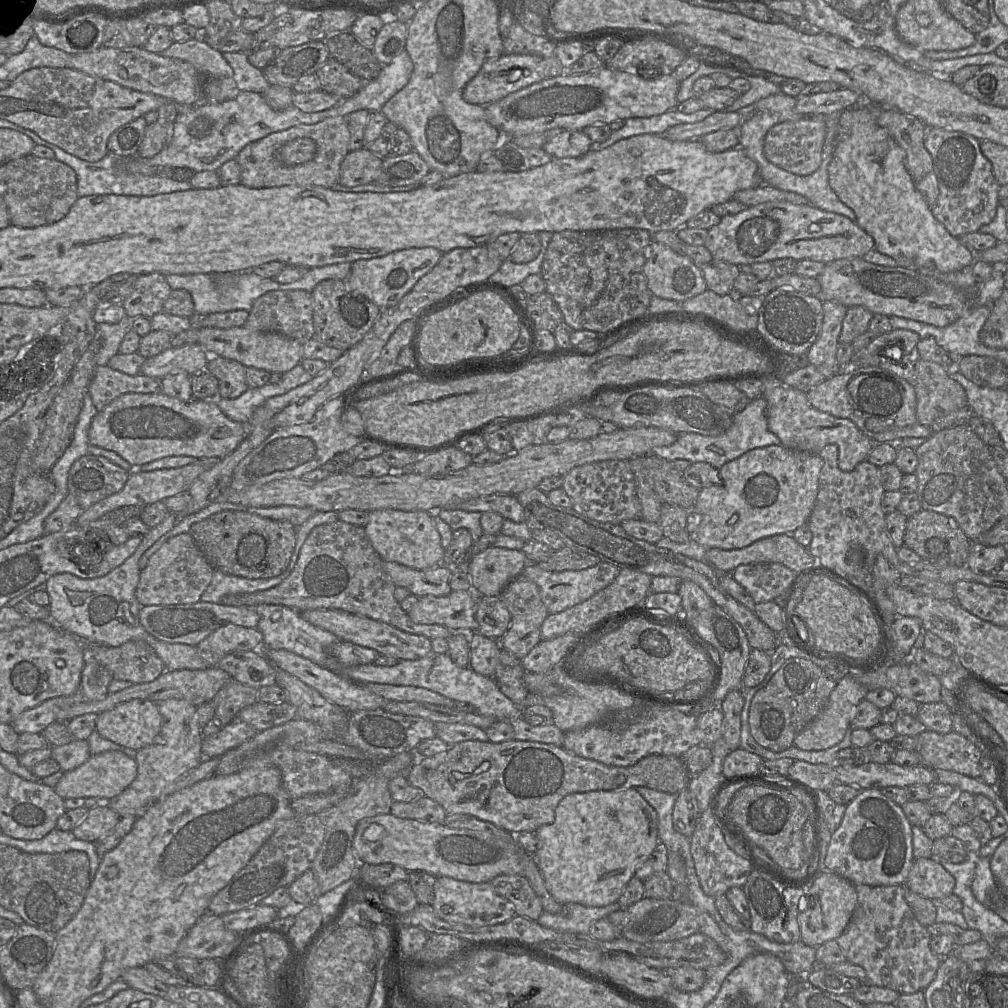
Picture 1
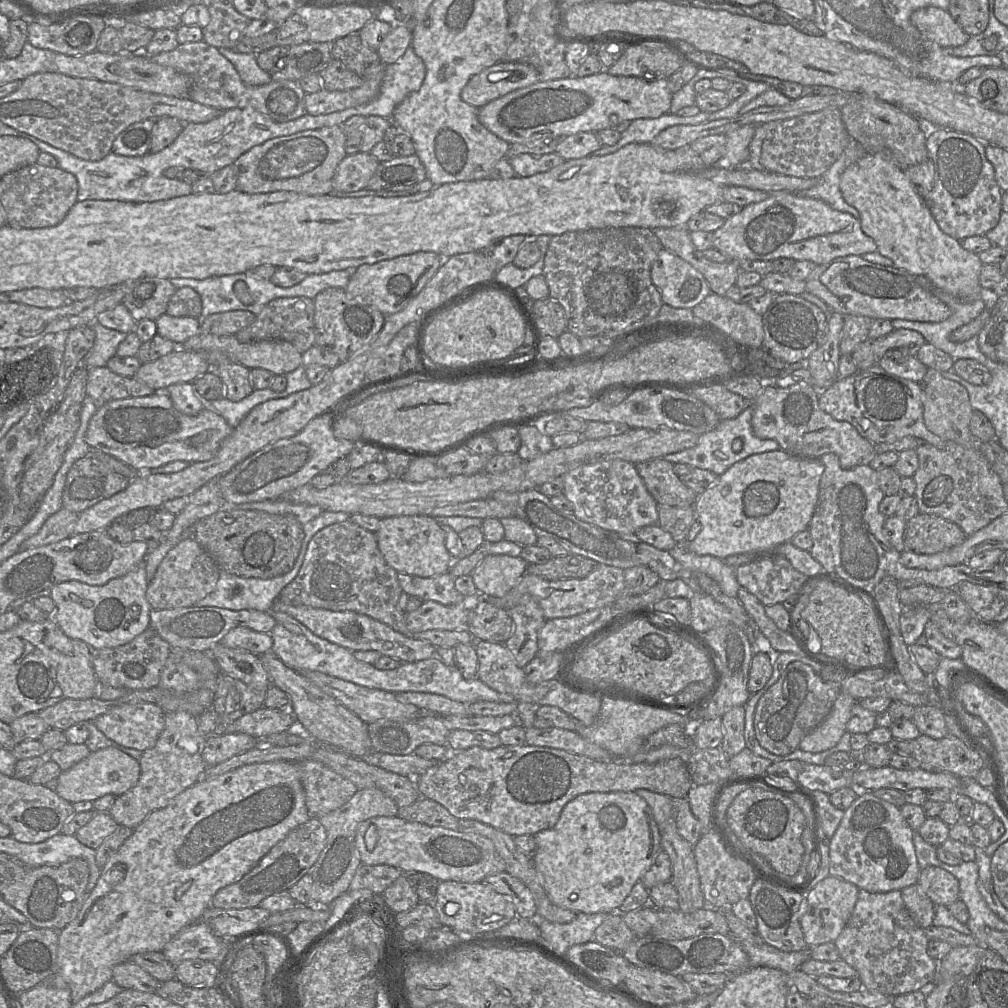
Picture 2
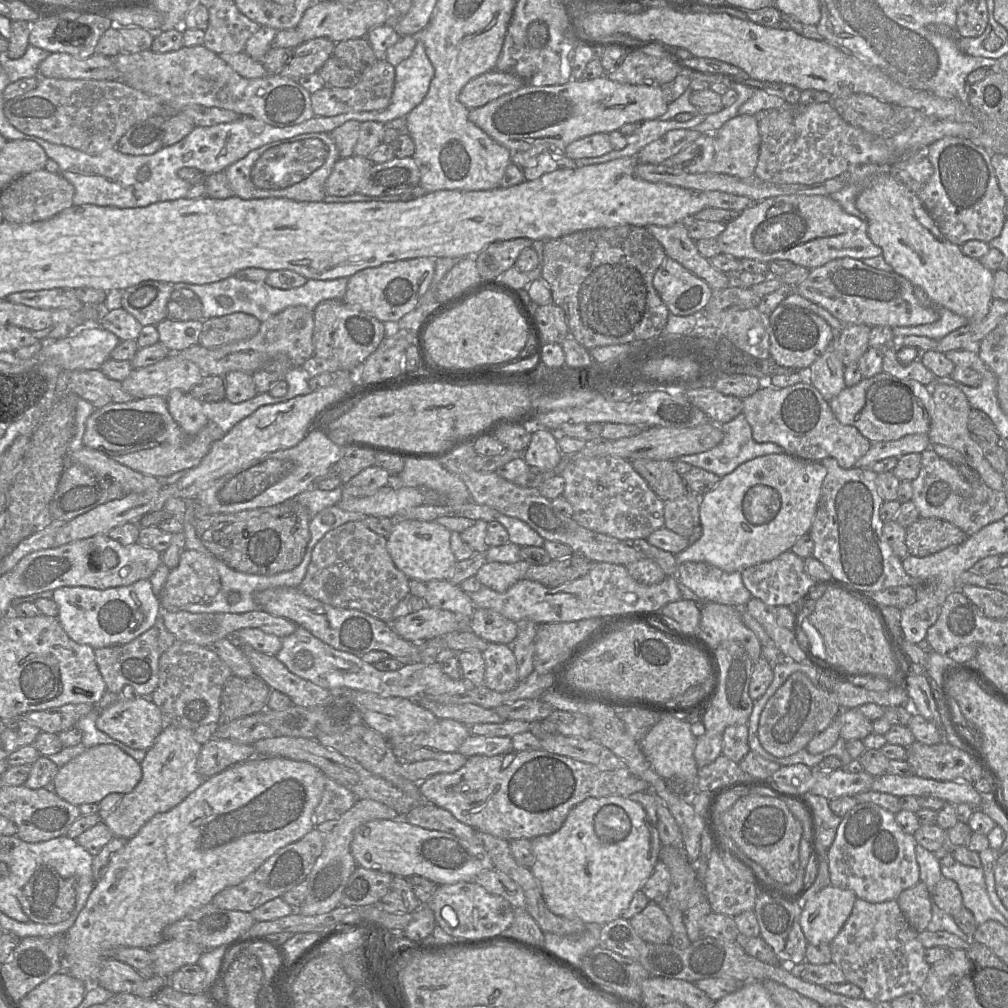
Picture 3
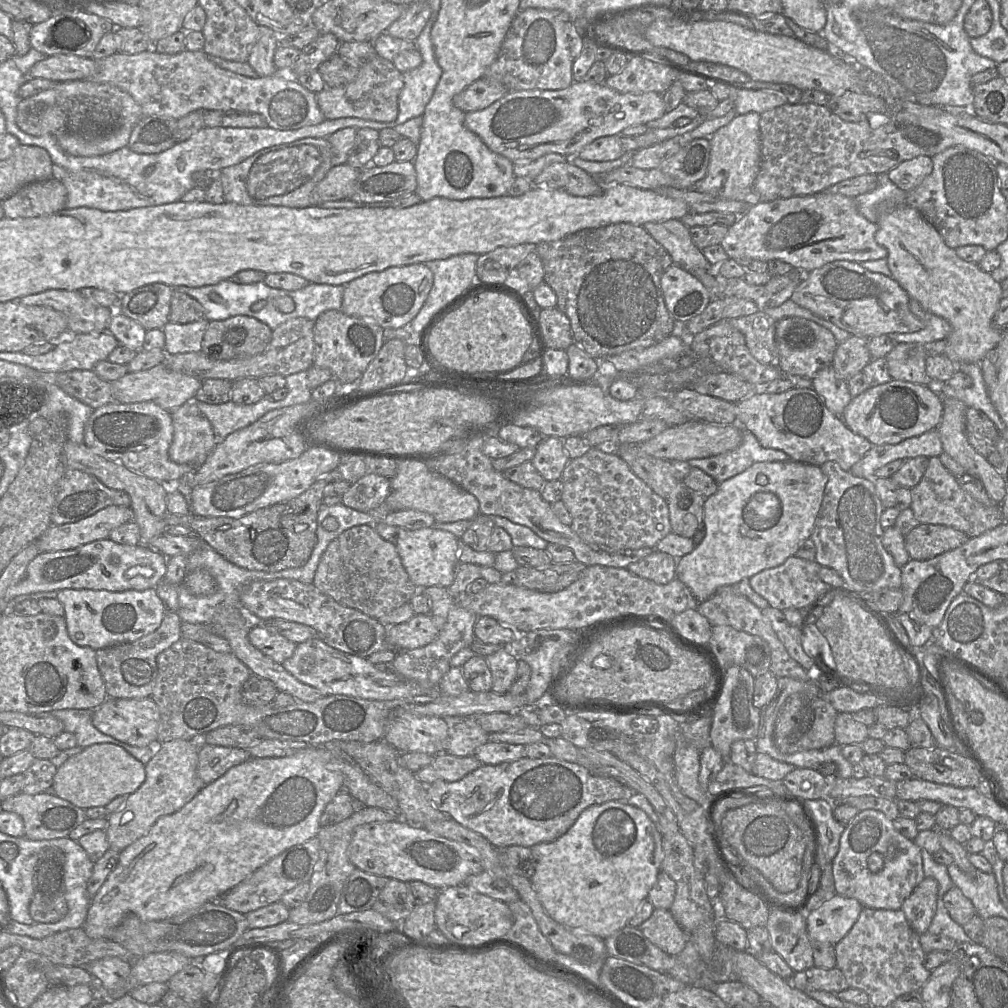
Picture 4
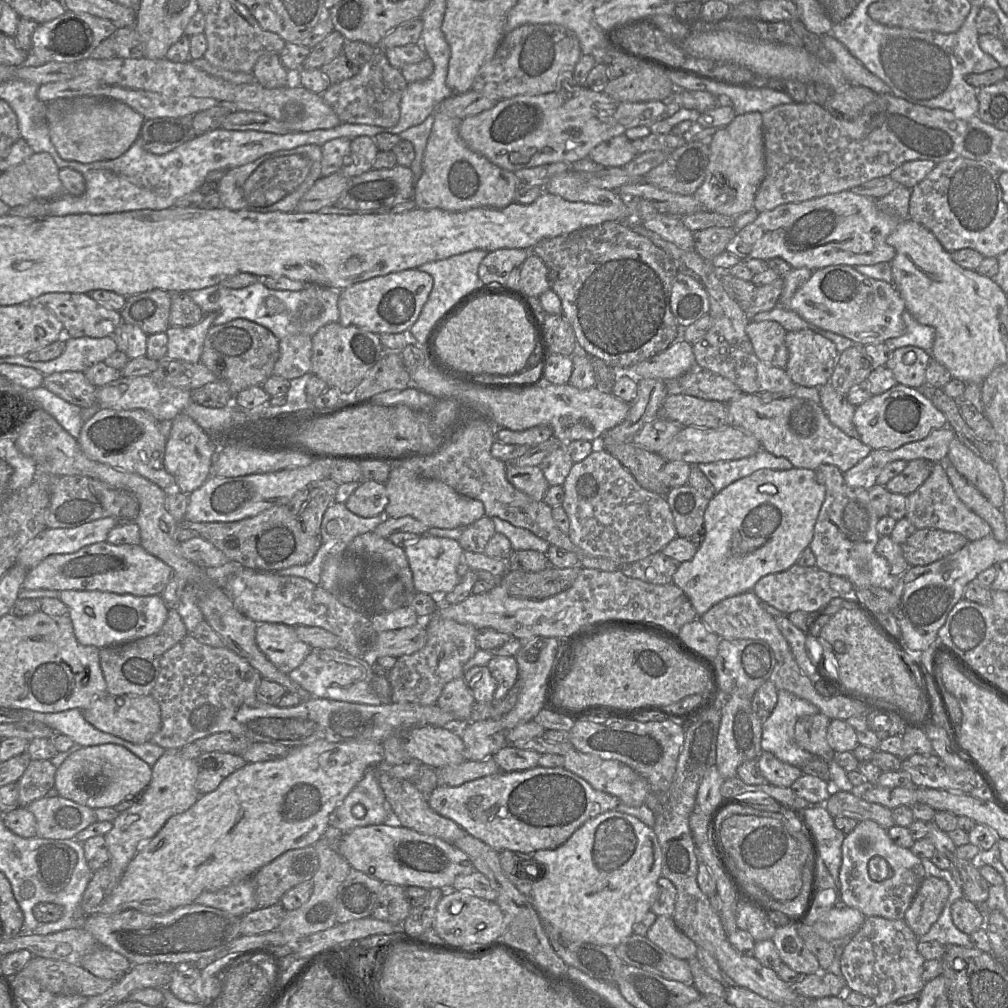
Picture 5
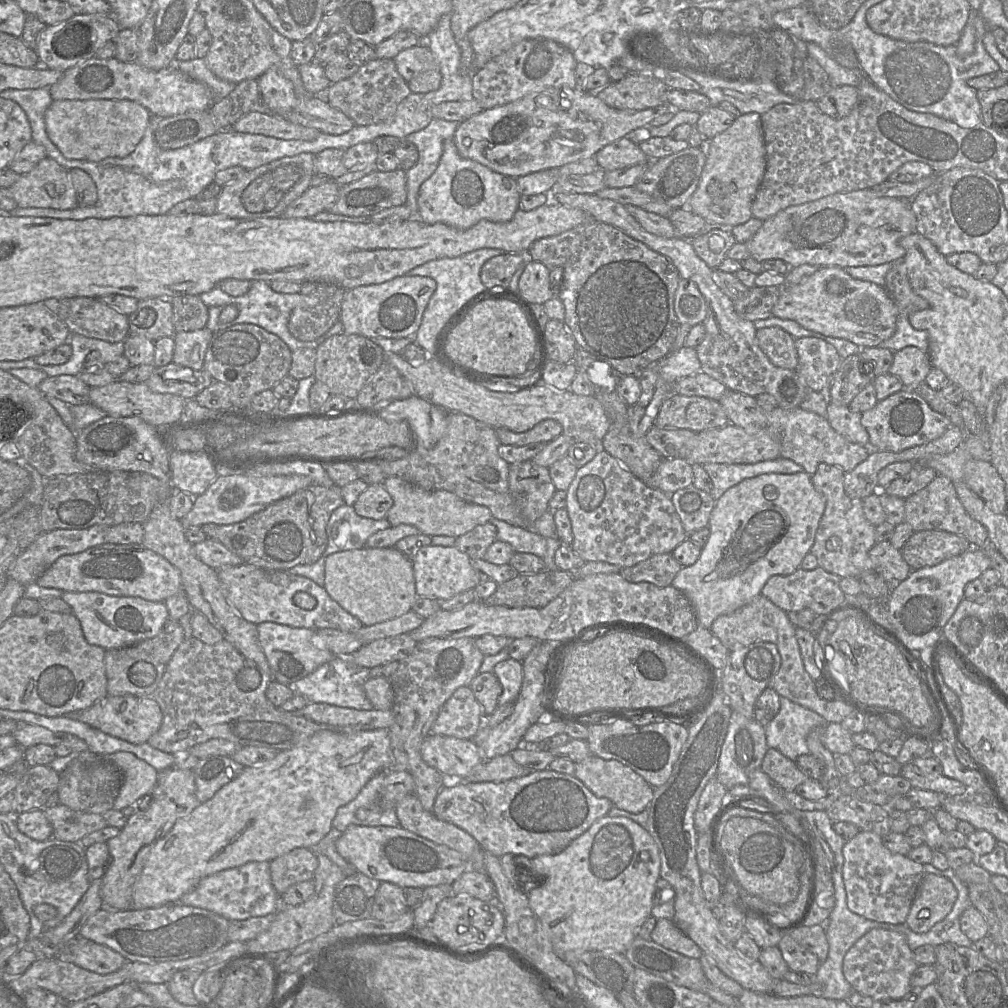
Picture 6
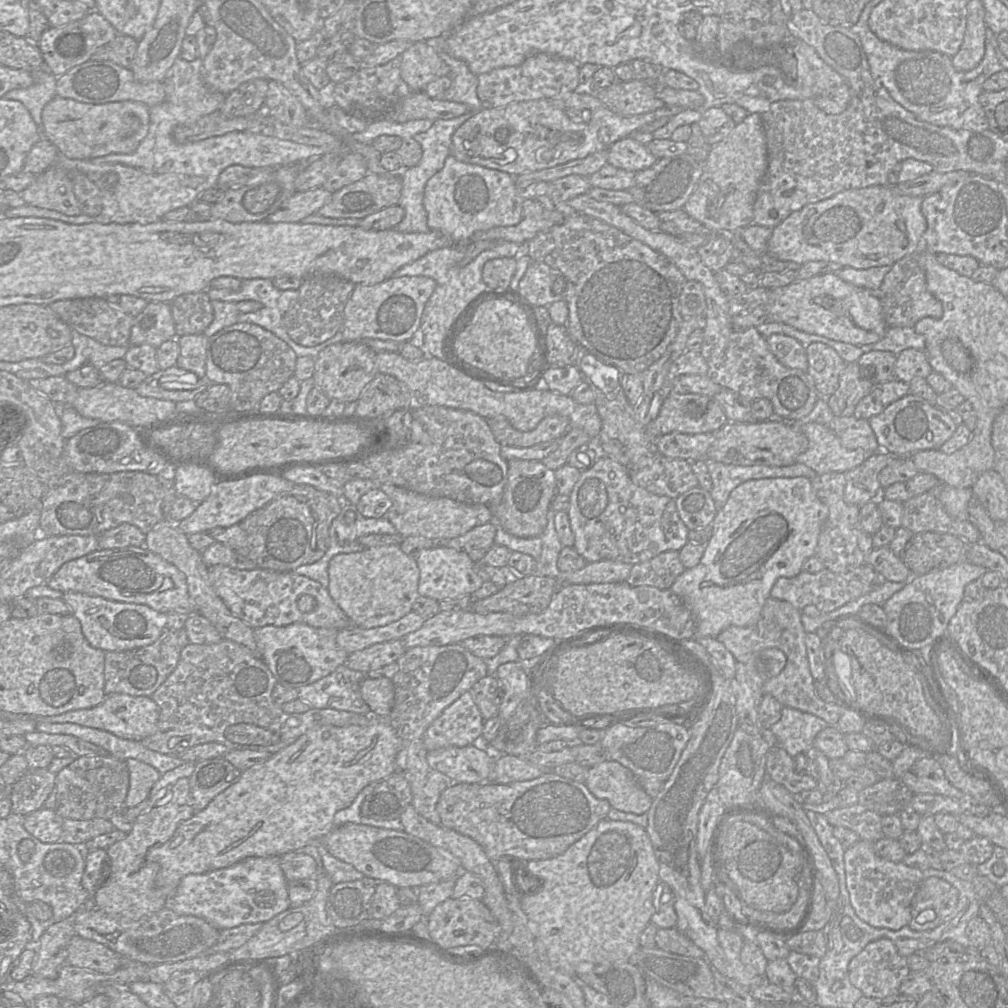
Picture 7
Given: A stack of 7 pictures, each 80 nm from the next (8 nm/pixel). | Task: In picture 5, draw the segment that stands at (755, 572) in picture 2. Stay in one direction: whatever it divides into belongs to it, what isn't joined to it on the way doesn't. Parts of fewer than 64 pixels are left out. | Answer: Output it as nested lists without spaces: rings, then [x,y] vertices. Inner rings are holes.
[[[798,563],[791,566],[789,569],[768,574],[755,584],[753,592],[758,598],[779,610],[783,615],[789,615],[795,611],[804,611],[807,614],[821,611],[825,612],[827,607],[838,597],[830,587],[831,574],[819,569],[816,565],[811,567],[804,567]]]

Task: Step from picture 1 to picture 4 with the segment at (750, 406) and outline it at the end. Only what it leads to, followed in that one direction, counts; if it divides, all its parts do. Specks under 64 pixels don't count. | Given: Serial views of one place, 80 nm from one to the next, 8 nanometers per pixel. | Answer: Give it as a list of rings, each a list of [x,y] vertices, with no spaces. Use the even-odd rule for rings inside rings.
[[[741,428],[742,442],[734,450],[708,458],[687,461],[691,467],[699,468],[710,475],[717,484],[745,471],[757,462],[788,461],[783,451],[762,447],[749,430]]]

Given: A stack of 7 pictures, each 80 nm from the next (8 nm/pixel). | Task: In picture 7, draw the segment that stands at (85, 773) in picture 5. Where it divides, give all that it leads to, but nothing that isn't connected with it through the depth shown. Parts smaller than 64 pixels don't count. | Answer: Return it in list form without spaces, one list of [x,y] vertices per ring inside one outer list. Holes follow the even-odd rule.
[[[126,759],[129,770],[129,788],[124,801],[125,808],[137,806],[145,800],[162,774],[154,767],[136,759]]]

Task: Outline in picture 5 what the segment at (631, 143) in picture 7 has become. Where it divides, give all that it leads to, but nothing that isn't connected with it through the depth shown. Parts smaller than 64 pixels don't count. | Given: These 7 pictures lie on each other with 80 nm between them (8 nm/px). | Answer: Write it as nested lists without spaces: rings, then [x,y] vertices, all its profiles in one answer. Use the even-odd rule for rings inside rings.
[[[623,134],[603,141],[588,154],[590,160],[605,168],[625,167],[636,157],[631,141]]]

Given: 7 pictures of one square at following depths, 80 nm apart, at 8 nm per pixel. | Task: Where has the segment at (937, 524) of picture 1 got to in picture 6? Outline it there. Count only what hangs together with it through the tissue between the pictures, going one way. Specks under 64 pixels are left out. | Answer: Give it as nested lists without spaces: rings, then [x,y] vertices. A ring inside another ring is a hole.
[[[939,530],[914,532],[900,550],[912,570],[932,567],[972,548],[964,537]]]

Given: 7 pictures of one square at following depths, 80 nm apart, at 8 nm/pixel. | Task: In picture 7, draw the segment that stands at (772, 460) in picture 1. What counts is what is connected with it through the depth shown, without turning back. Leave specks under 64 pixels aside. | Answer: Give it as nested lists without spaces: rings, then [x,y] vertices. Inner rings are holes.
[[[804,476],[748,480],[737,486],[730,493],[724,506],[719,509],[715,515],[712,522],[712,537],[706,545],[700,562],[693,568],[685,569],[684,572],[675,579],[670,588],[690,608],[696,622],[696,637],[717,638],[723,630],[730,626],[748,626],[755,624],[760,618],[765,601],[771,597],[770,592],[775,582],[781,577],[791,578],[798,575],[803,570],[804,562],[811,556],[816,555],[819,535],[828,515],[828,506],[815,495],[811,480]]]

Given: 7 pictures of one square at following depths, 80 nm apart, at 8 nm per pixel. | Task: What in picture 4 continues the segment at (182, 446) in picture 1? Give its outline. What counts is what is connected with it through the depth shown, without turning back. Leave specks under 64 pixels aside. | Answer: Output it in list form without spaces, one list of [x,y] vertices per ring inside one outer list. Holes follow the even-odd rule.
[[[152,401],[111,402],[92,411],[84,431],[84,444],[104,458],[159,482],[175,482],[194,470],[169,458],[174,434],[170,412]]]

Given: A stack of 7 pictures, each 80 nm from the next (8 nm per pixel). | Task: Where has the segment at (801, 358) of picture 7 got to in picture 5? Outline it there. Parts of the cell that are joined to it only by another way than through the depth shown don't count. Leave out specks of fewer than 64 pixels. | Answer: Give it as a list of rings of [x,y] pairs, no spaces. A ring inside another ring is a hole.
[[[775,321],[754,322],[746,326],[746,333],[757,357],[766,365],[785,369],[789,353],[785,344],[787,331]]]

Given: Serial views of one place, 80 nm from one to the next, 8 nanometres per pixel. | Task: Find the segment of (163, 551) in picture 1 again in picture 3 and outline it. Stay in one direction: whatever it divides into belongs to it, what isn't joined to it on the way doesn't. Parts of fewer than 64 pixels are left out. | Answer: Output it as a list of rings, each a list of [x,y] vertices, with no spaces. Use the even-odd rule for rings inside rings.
[[[185,550],[179,564],[170,570],[159,600],[162,610],[178,611],[183,606],[210,601],[221,589],[212,554]]]

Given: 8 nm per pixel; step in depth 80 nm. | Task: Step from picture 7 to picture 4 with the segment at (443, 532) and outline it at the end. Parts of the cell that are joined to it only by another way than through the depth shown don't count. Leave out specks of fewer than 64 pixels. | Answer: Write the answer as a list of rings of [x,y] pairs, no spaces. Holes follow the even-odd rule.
[[[416,460],[397,461],[396,475],[390,479],[391,491],[385,500],[389,511],[417,510],[432,515],[435,522],[452,523],[461,520],[472,521],[479,515],[479,503],[475,496],[431,471],[425,462]]]

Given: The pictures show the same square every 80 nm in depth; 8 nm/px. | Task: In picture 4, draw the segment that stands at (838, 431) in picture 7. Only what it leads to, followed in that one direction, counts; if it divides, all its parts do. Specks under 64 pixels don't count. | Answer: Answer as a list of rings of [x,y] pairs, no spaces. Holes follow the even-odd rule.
[[[829,365],[819,370],[812,378],[812,385],[827,408],[841,417],[852,397],[847,382],[836,375],[833,366]]]

